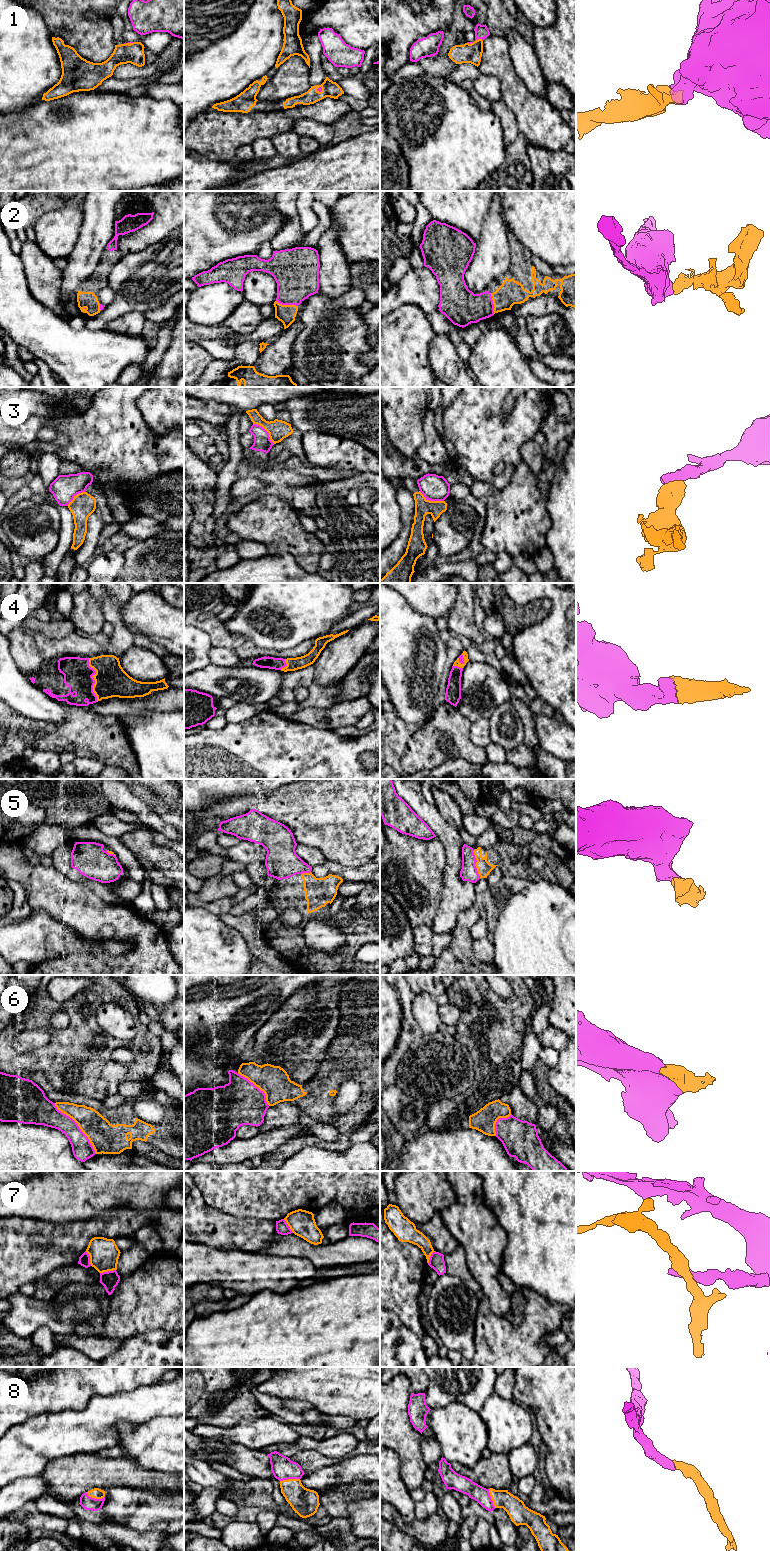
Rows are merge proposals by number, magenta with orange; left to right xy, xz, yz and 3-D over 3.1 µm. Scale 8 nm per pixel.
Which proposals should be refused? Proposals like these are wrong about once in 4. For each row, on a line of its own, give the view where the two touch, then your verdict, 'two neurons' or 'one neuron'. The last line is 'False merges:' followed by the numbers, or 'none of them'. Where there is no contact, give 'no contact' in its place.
1: contact in yz; one neuron
2: contact in xz; one neuron
3: contact in xz; two neurons
4: contact in xy; one neuron
5: contact in yz; one neuron
6: contact in xy; two neurons
7: contact in xy; two neurons
8: contact in xy; one neuron
False merges: 3, 6, 7

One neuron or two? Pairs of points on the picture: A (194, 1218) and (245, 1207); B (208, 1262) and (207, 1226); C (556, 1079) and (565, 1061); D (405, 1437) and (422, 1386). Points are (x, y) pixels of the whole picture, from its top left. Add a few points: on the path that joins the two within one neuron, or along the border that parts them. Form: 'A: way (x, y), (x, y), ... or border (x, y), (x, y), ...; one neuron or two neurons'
A: border (203, 1199), (207, 1204), (225, 1213), (246, 1218); two neurons
B: border (194, 1242), (231, 1249); two neurons
C: way (560, 1075), (565, 1070), (565, 1065); one neuron
D: border (406, 1377), (409, 1380), (412, 1392); two neurons

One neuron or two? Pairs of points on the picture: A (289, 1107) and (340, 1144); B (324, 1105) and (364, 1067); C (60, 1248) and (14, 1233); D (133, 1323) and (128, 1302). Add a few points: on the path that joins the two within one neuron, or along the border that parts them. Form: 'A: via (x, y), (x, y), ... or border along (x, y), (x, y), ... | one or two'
A: border along (276, 1103), (293, 1101), (300, 1106) | two
B: via (331, 1092), (331, 1086), (351, 1067) | one
C: via (49, 1239), (39, 1235), (25, 1235) | one
D: via (133, 1318), (133, 1307) | one

